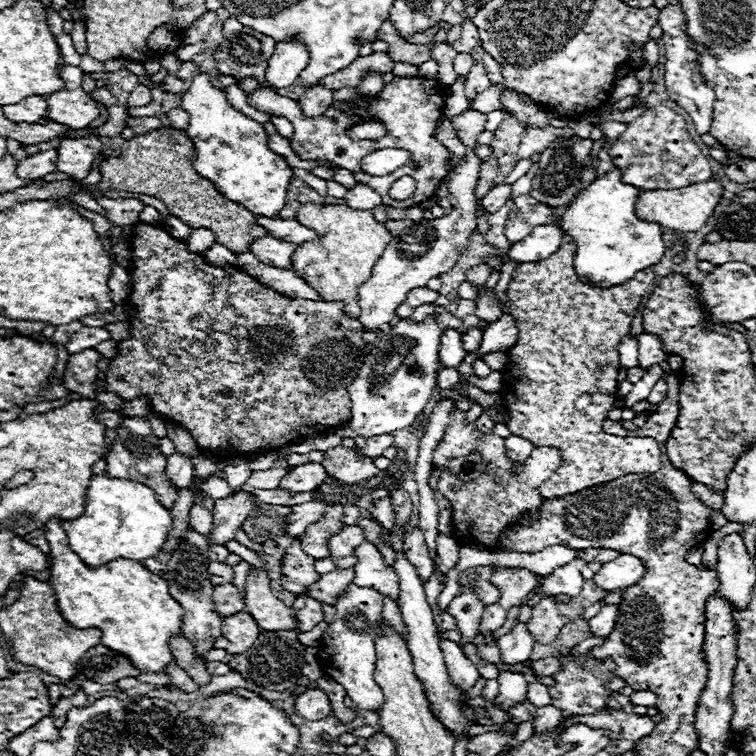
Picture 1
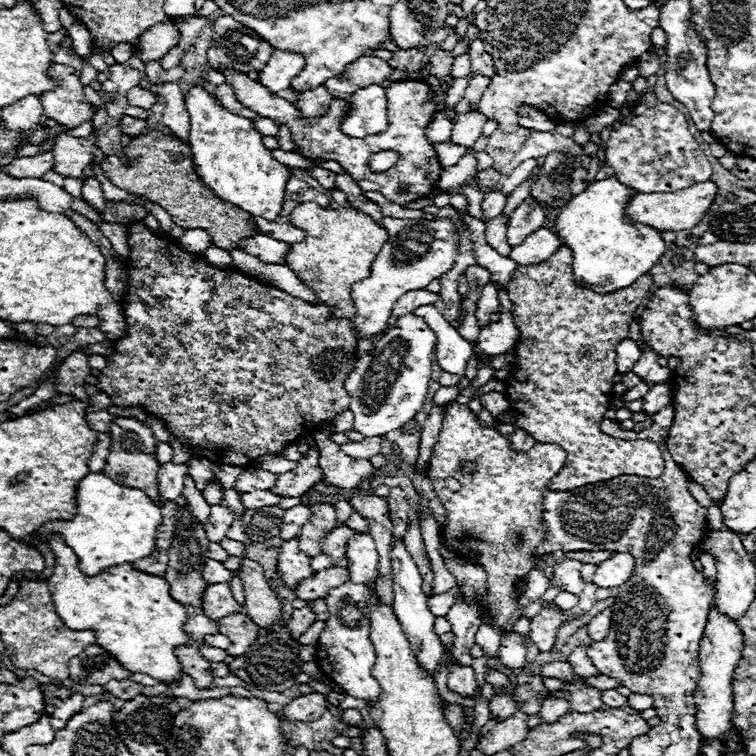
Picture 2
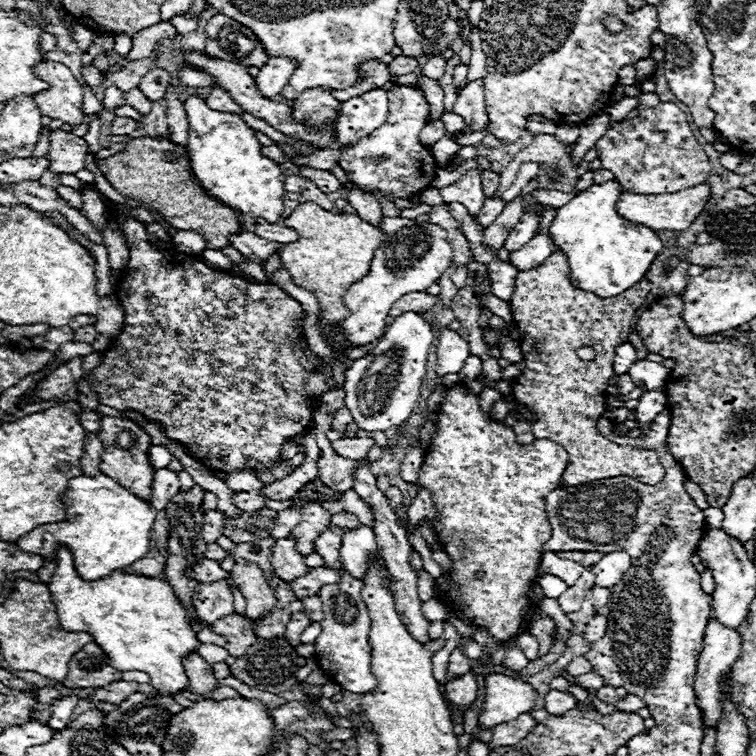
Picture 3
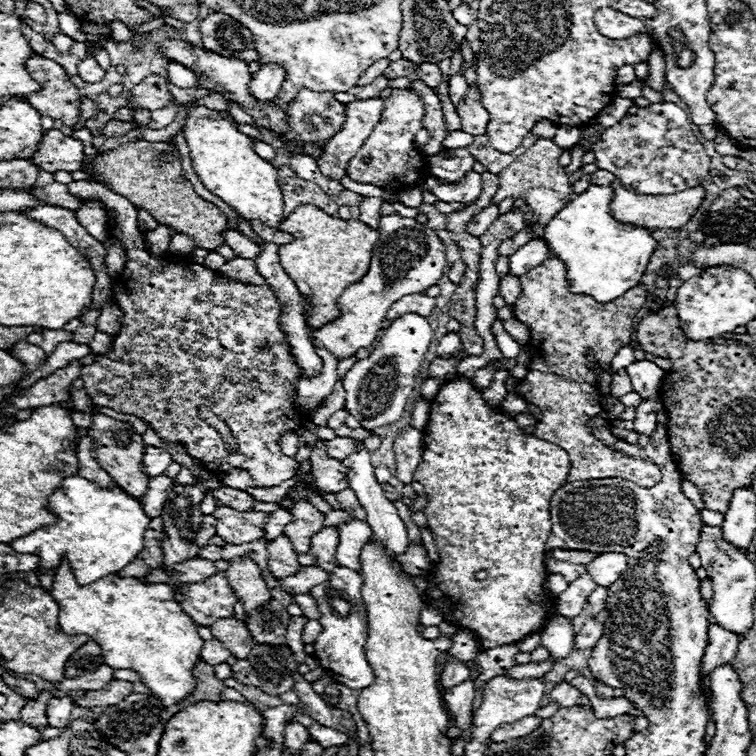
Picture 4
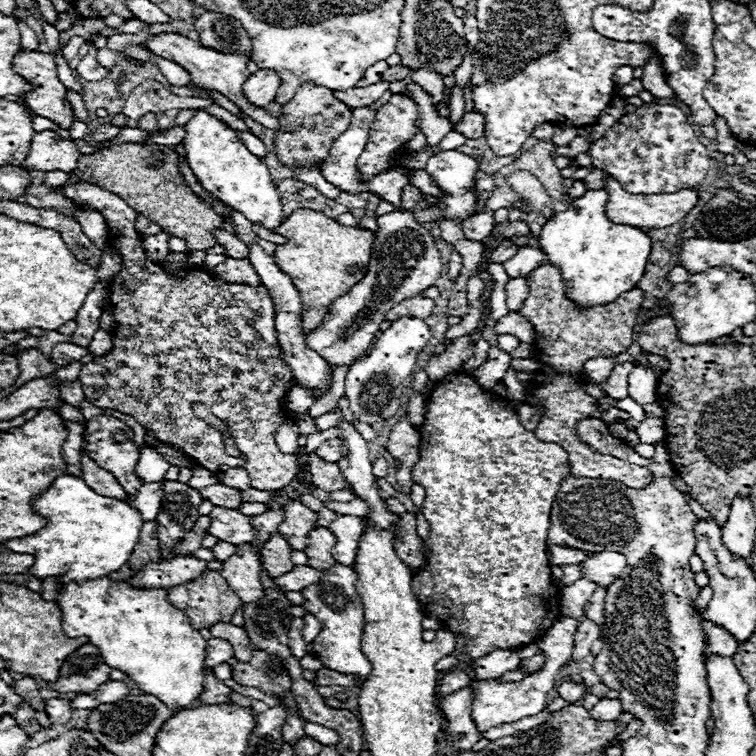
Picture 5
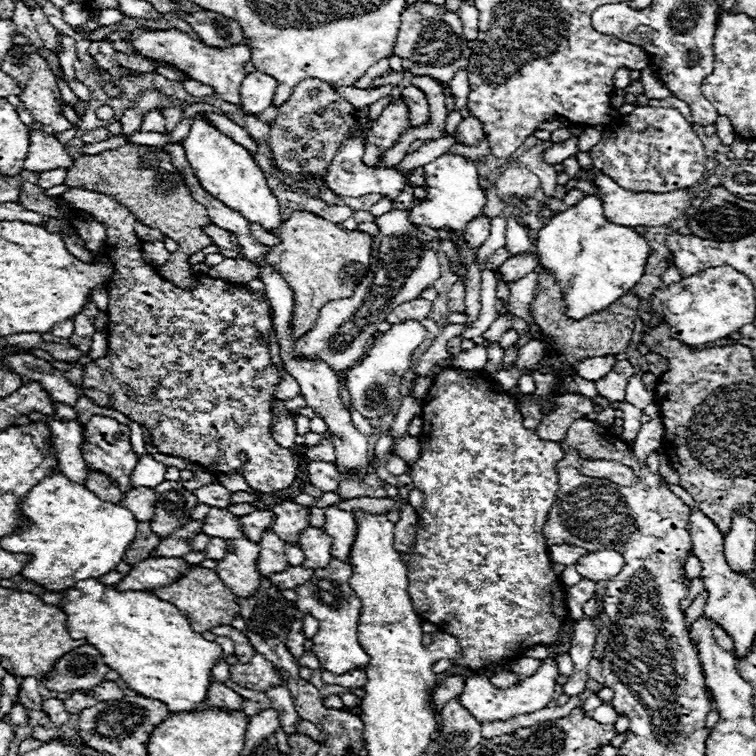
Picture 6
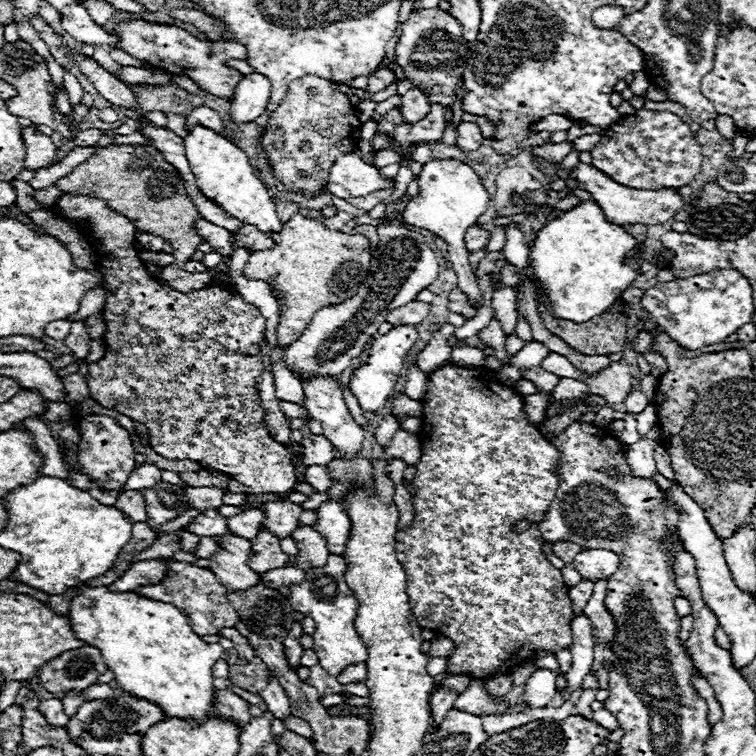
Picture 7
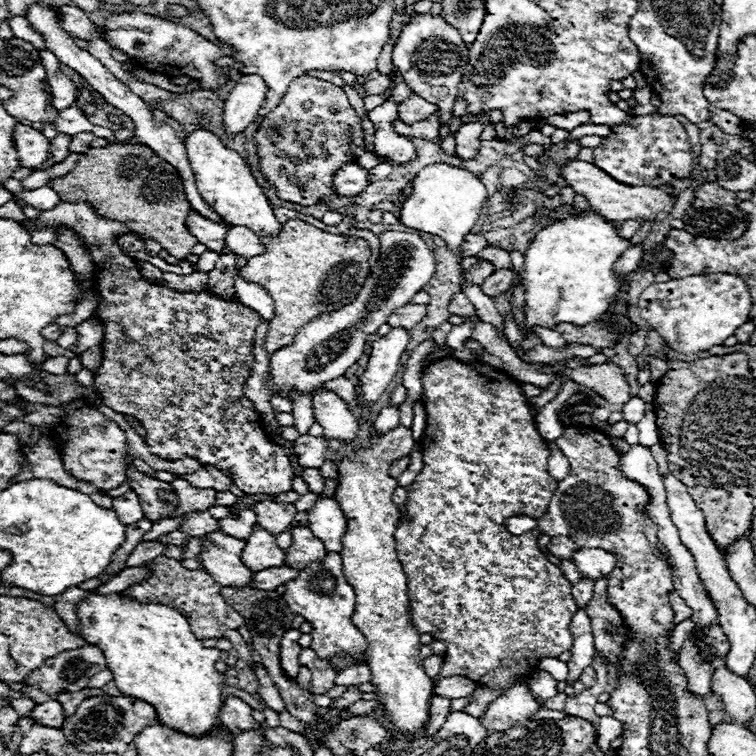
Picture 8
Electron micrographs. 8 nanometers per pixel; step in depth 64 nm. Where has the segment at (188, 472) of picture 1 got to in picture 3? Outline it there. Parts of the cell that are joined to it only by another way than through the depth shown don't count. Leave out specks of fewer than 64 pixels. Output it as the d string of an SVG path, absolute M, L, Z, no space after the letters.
M162 468L158 472L154 472L154 482L152 482L152 498L148 500L148 504L152 504L152 508L162 510L174 494L180 492L180 484L178 484L178 474L170 472L168 468Z

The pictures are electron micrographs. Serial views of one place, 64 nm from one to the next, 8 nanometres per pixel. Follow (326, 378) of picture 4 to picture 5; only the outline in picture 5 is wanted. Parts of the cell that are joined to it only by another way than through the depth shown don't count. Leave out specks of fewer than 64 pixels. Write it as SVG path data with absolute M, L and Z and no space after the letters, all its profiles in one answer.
M294 386L292 392L284 398L284 406L288 408L290 414L302 414L314 404L314 398L300 386Z

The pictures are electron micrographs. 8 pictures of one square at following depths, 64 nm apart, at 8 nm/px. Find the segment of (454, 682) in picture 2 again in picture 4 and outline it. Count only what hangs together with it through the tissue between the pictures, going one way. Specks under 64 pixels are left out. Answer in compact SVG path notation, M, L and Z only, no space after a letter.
M466 680L460 686L454 686L450 690L446 690L444 696L444 704L448 708L448 714L454 720L454 726L460 730L460 734L456 738L462 738L466 744L472 740L472 704L474 704L474 682Z

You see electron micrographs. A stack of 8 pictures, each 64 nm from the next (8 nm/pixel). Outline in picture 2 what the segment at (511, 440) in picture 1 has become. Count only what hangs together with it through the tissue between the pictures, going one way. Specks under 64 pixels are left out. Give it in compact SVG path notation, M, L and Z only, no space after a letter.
M514 430L514 434L510 438L512 438L512 448L522 450L522 452L530 450L536 444L536 440L528 432L522 432L522 430Z

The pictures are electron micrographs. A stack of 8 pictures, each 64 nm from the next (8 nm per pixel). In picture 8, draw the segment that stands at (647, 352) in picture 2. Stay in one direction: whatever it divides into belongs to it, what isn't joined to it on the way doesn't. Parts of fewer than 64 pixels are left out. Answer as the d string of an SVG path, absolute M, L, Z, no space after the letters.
M630 398L624 406L622 406L622 414L624 414L624 420L628 424L638 424L642 418L644 418L644 412L648 410L646 402L640 400L640 398Z

